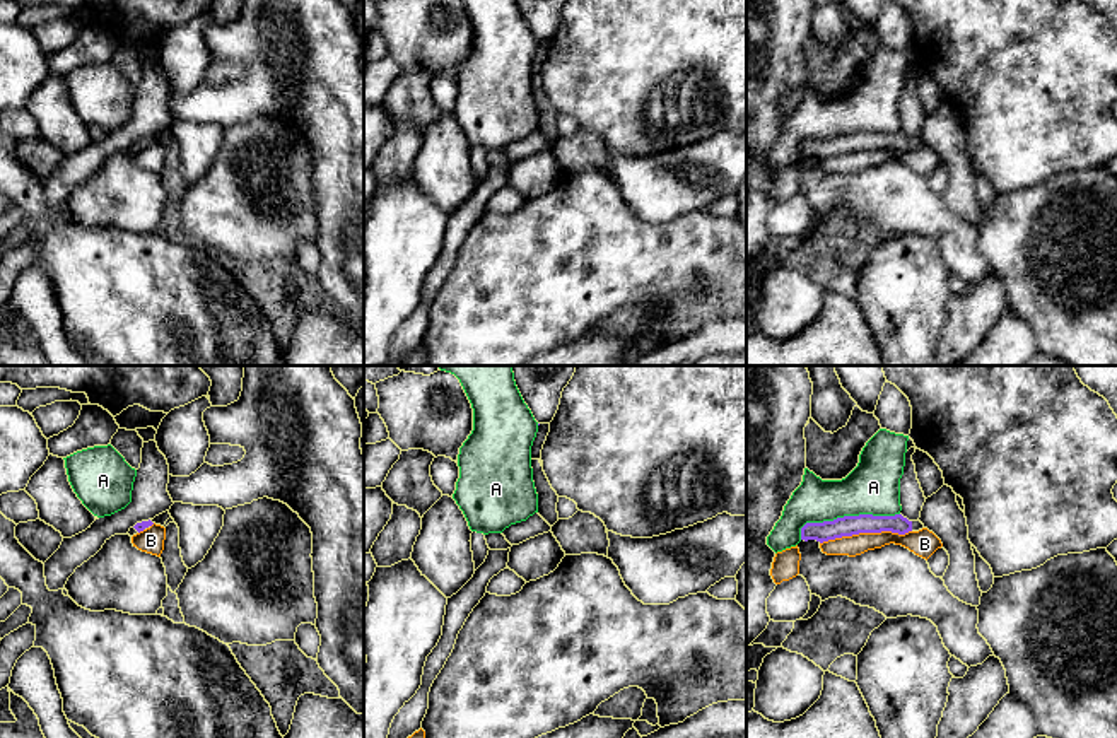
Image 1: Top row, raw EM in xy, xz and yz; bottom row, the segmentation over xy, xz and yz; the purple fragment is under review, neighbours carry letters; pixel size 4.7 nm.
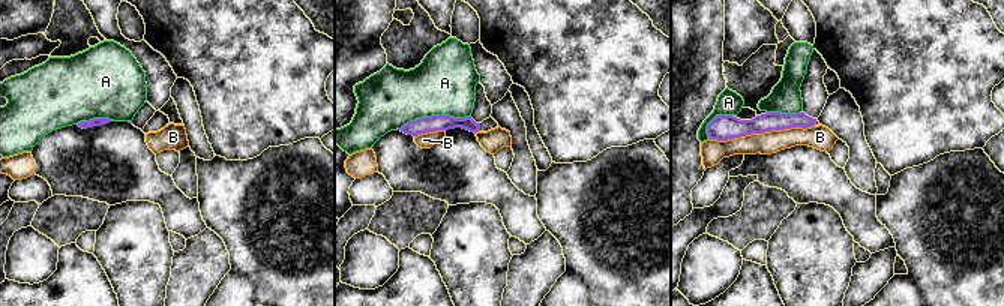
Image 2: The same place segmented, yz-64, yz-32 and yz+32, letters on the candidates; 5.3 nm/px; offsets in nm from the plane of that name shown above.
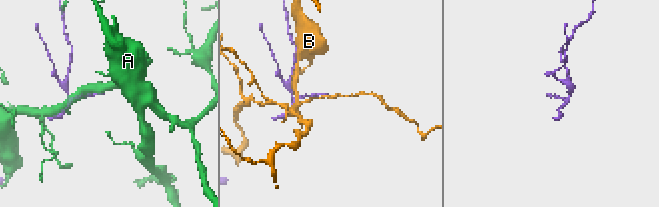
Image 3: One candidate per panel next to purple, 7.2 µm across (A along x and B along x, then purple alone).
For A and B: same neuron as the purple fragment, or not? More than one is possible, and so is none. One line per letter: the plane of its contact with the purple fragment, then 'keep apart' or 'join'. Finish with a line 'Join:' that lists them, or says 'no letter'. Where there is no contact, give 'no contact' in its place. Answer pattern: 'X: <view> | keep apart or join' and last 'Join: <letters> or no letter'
A: yz | keep apart
B: yz | keep apart
Join: no letter

